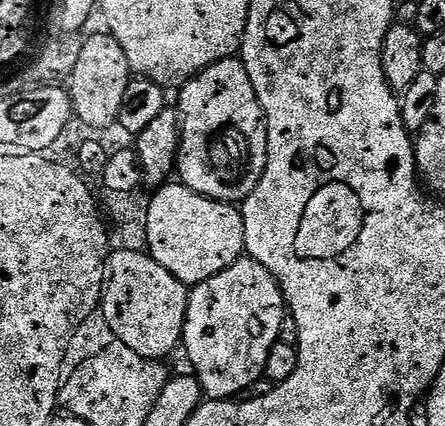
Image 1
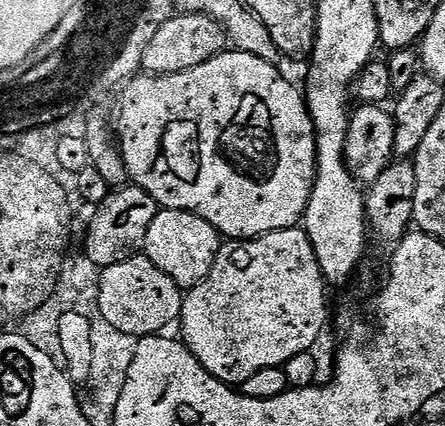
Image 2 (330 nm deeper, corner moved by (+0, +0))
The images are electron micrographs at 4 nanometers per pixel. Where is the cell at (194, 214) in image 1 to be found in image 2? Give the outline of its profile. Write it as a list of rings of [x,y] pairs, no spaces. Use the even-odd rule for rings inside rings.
[[[161,208],[160,213],[150,222],[150,230],[146,230],[146,242],[142,252],[158,270],[162,270],[182,290],[194,287],[210,274],[214,262],[220,253],[222,237],[206,218],[198,218],[198,214],[186,210]]]

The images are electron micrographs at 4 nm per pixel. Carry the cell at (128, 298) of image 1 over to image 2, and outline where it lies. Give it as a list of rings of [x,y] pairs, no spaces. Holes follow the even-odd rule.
[[[143,254],[131,256],[126,262],[118,262],[114,266],[103,269],[100,273],[100,298],[98,301],[99,319],[110,322],[114,330],[122,330],[122,334],[130,334],[134,337],[154,336],[168,330],[175,325],[180,318],[180,307],[184,305],[185,293],[172,279],[154,262],[150,262]]]

